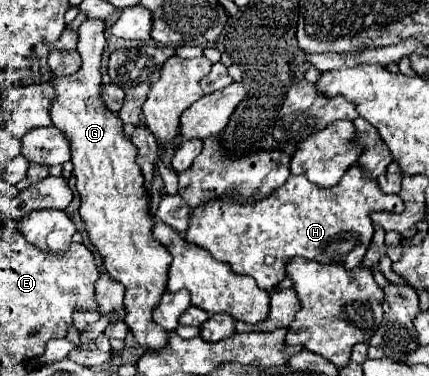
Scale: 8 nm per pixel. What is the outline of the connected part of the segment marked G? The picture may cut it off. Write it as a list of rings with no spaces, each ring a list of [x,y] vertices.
[[[86,20],[78,28],[77,51],[82,58],[82,65],[76,74],[52,78],[52,86],[56,92],[56,98],[52,102],[52,124],[66,136],[72,148],[72,164],[74,164],[74,176],[76,176],[76,188],[82,200],[80,216],[86,222],[86,230],[90,236],[90,242],[96,246],[96,250],[104,258],[104,266],[108,274],[122,282],[126,286],[124,306],[126,306],[126,324],[132,330],[134,338],[144,348],[162,348],[166,344],[166,330],[158,328],[152,320],[152,310],[156,308],[160,296],[166,290],[166,266],[170,266],[170,254],[162,244],[152,240],[150,232],[154,222],[148,216],[148,194],[144,190],[144,178],[136,164],[136,148],[126,138],[122,130],[122,120],[116,112],[110,112],[108,106],[102,100],[102,74],[100,74],[100,62],[102,62],[102,50],[106,44],[104,38],[106,22],[104,20]]]

